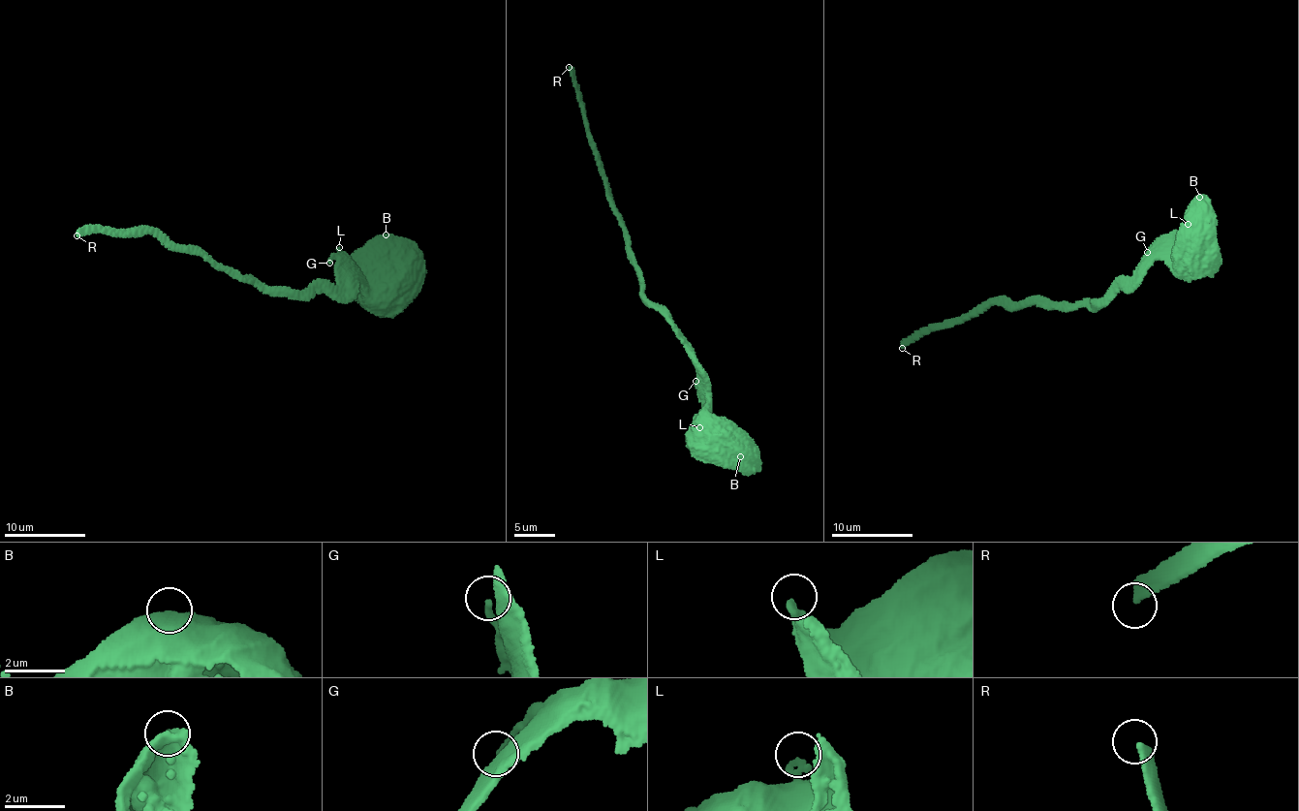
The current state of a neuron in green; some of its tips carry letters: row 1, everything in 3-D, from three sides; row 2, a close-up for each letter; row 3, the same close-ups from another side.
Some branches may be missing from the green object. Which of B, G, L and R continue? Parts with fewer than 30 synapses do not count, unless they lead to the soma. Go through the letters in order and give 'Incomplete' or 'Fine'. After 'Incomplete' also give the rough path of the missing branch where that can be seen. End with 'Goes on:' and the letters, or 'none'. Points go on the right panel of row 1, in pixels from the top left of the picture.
B: Fine
G: Fine
L: Fine
R: Incomplete
Goes on: R

